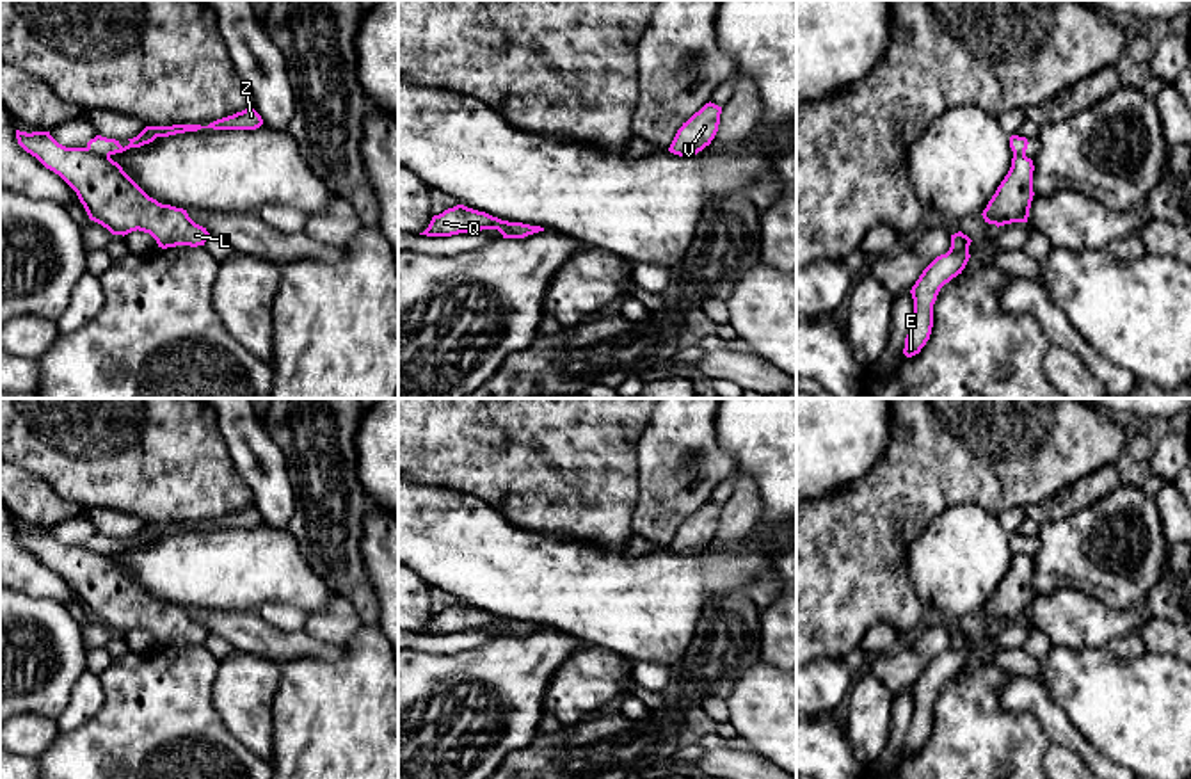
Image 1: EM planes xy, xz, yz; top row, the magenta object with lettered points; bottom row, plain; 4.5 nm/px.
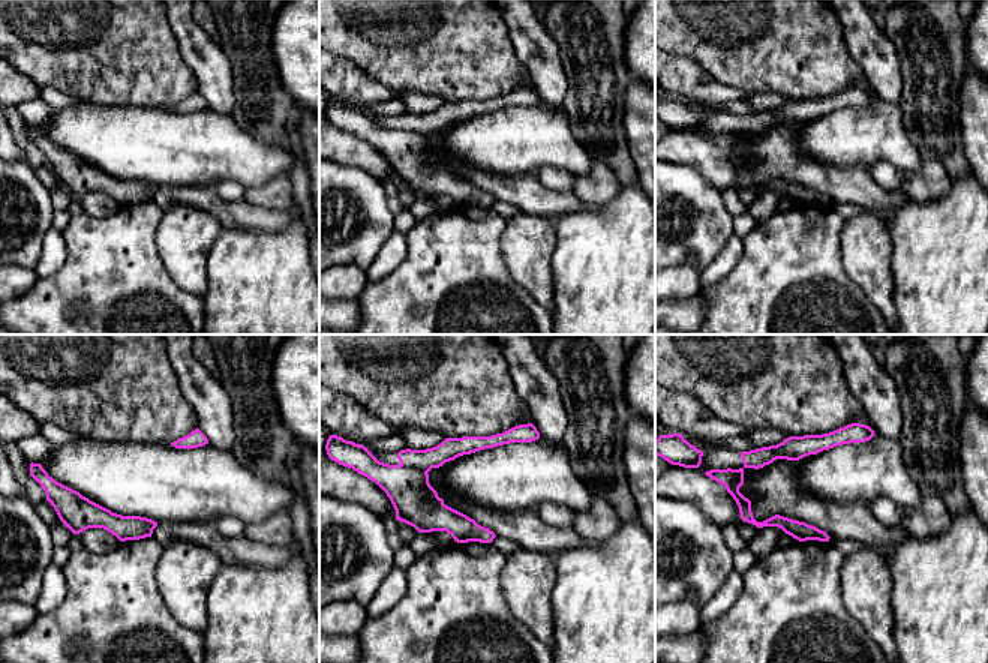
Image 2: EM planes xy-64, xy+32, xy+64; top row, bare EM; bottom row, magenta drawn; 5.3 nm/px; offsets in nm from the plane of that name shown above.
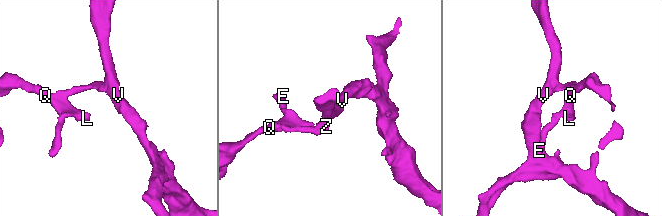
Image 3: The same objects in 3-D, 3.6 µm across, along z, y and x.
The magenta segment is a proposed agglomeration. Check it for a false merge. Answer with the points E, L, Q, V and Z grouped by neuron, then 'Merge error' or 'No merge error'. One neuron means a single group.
Groups: E L Q / V Z. Merge error

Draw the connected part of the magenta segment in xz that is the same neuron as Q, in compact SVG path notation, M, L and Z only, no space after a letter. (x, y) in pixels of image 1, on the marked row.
M457 205L453 208L444 210L439 215L434 215L428 228L420 235L452 237L459 233L496 229L498 222L500 222L498 217L468 208L464 205Z

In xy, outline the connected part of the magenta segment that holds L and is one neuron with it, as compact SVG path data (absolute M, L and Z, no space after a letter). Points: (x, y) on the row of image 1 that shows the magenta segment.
M20 132L18 144L59 174L78 196L91 221L112 235L149 233L158 247L204 245L210 233L187 210L149 197L110 157L66 148L50 132Z

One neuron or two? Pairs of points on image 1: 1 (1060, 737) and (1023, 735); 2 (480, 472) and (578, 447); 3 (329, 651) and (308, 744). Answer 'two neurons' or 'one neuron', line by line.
1: two neurons
2: one neuron
3: two neurons

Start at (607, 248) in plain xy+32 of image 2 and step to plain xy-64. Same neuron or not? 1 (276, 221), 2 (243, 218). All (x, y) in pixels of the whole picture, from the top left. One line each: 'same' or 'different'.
1: different
2: different

